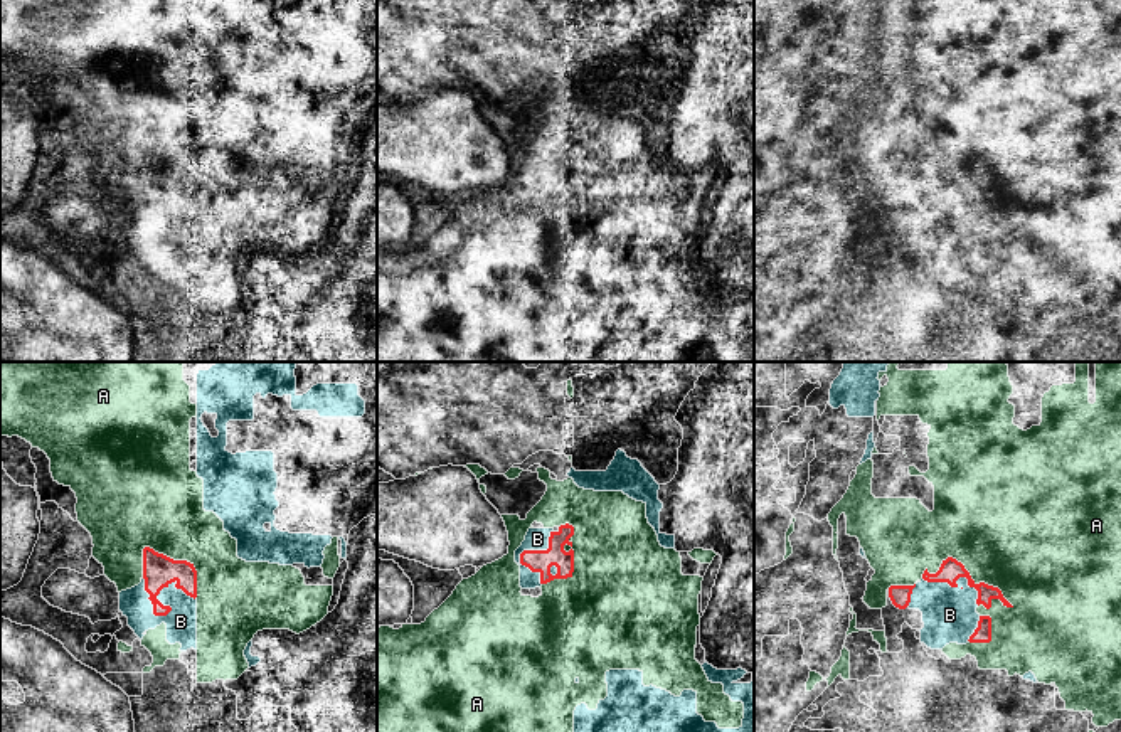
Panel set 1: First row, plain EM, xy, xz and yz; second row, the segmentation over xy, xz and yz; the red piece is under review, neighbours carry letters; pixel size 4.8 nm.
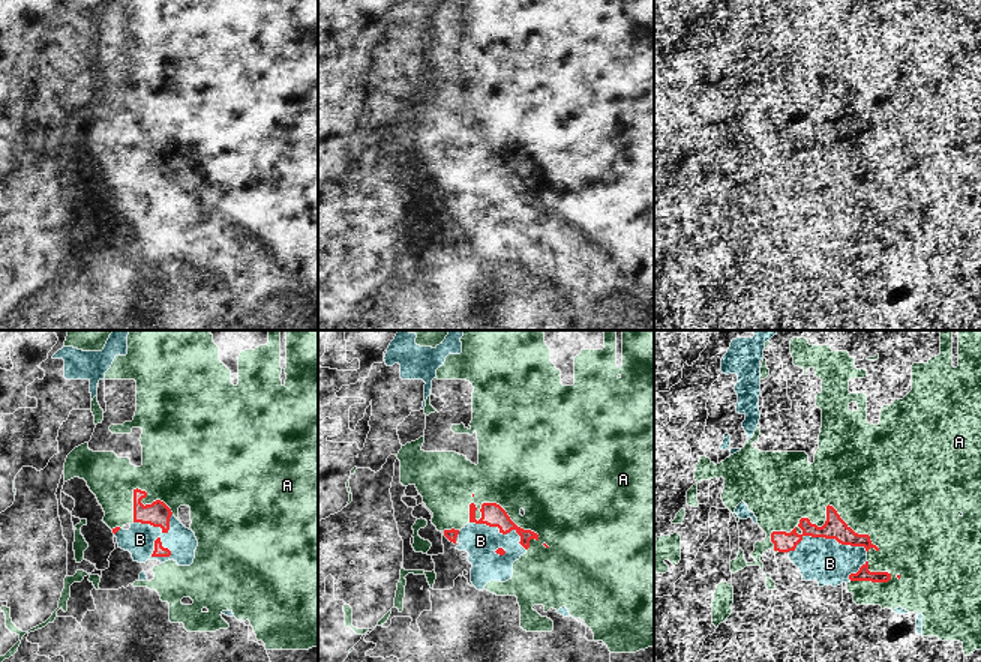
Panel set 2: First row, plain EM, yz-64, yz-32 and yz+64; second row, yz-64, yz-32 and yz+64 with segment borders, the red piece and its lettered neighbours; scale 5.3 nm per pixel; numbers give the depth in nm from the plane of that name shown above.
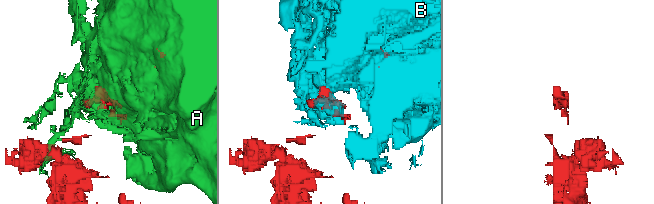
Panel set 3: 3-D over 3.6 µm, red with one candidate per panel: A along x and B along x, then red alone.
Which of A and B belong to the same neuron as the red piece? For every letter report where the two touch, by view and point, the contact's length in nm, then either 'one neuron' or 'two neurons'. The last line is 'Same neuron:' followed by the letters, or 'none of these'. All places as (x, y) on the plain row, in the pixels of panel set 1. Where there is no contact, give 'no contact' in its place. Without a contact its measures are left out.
A: contact yz (968, 196); length 480 nm; two neurons
B: contact xy (170, 231); length 280 nm; two neurons
Same neuron: none of these

